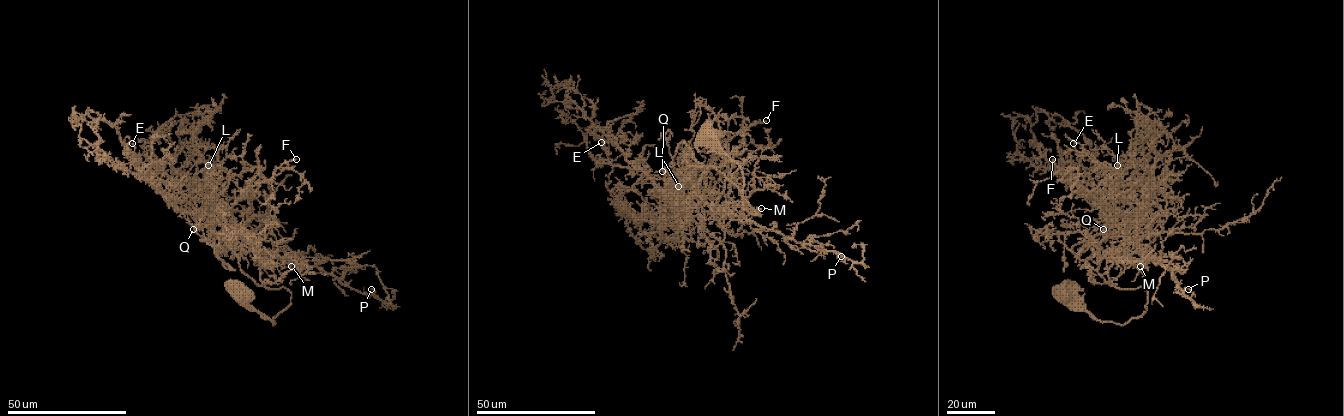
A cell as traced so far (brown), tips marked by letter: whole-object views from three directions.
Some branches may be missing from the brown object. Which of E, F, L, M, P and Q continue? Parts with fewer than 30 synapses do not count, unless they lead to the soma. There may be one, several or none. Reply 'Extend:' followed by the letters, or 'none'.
Extend: F

